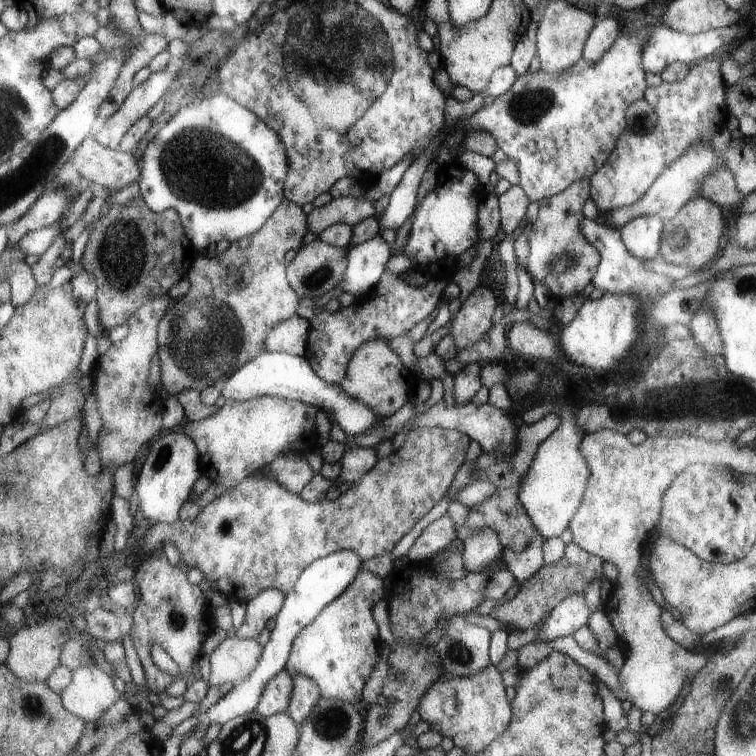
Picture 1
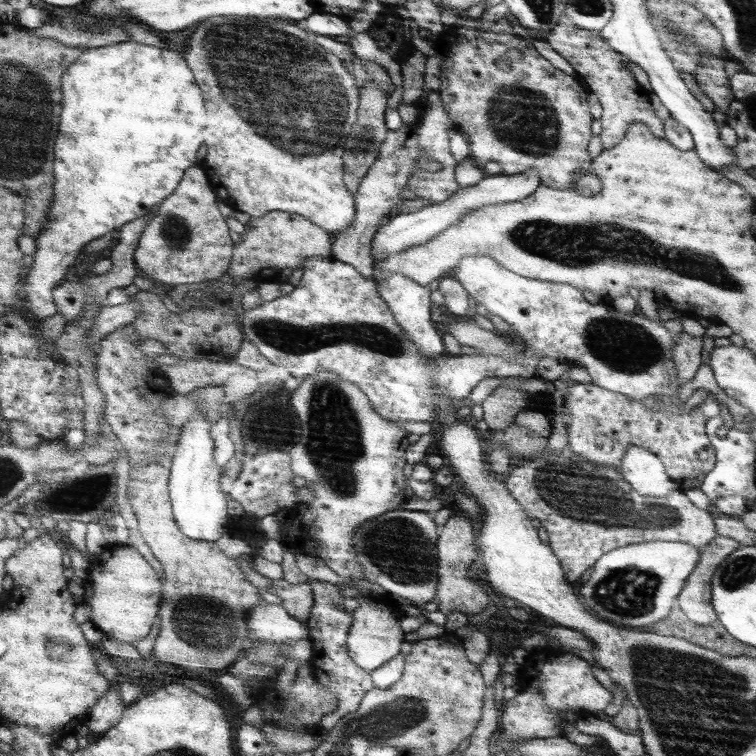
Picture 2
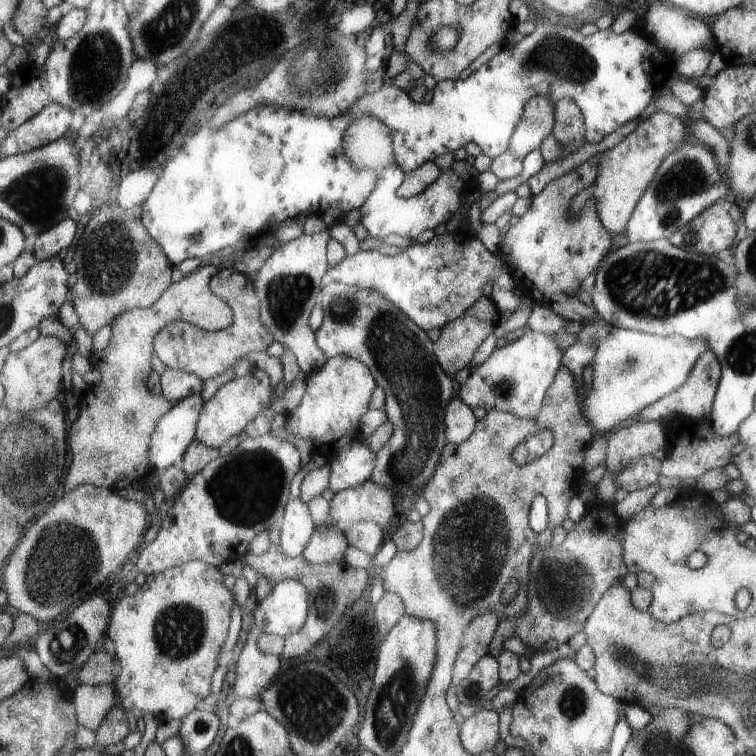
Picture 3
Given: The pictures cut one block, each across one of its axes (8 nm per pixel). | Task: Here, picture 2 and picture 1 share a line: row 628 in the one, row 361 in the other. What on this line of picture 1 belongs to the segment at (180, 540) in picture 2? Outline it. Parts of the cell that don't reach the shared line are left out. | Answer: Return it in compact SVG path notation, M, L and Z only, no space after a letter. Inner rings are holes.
M285 200L279 210L269 218L269 222L251 238L241 242L231 242L229 250L213 258L201 256L195 260L189 272L189 294L177 300L169 314L161 322L161 384L169 396L179 396L187 390L209 390L211 386L225 384L233 374L237 374L247 362L257 358L267 350L267 338L279 322L287 322L295 316L301 294L289 282L289 266L285 254L295 248L303 248L303 238L309 232L309 214L291 200Z

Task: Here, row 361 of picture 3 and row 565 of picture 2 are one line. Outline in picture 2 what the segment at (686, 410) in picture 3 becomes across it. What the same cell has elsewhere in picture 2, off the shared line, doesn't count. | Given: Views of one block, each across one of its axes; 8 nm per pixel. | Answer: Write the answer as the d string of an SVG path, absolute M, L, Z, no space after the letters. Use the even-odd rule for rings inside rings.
M715 536L707 548L701 548L697 568L685 580L675 604L687 616L689 622L699 626L709 626L715 620L715 612L711 608L711 578L719 562L723 562L729 554L733 554L741 544L727 538Z

